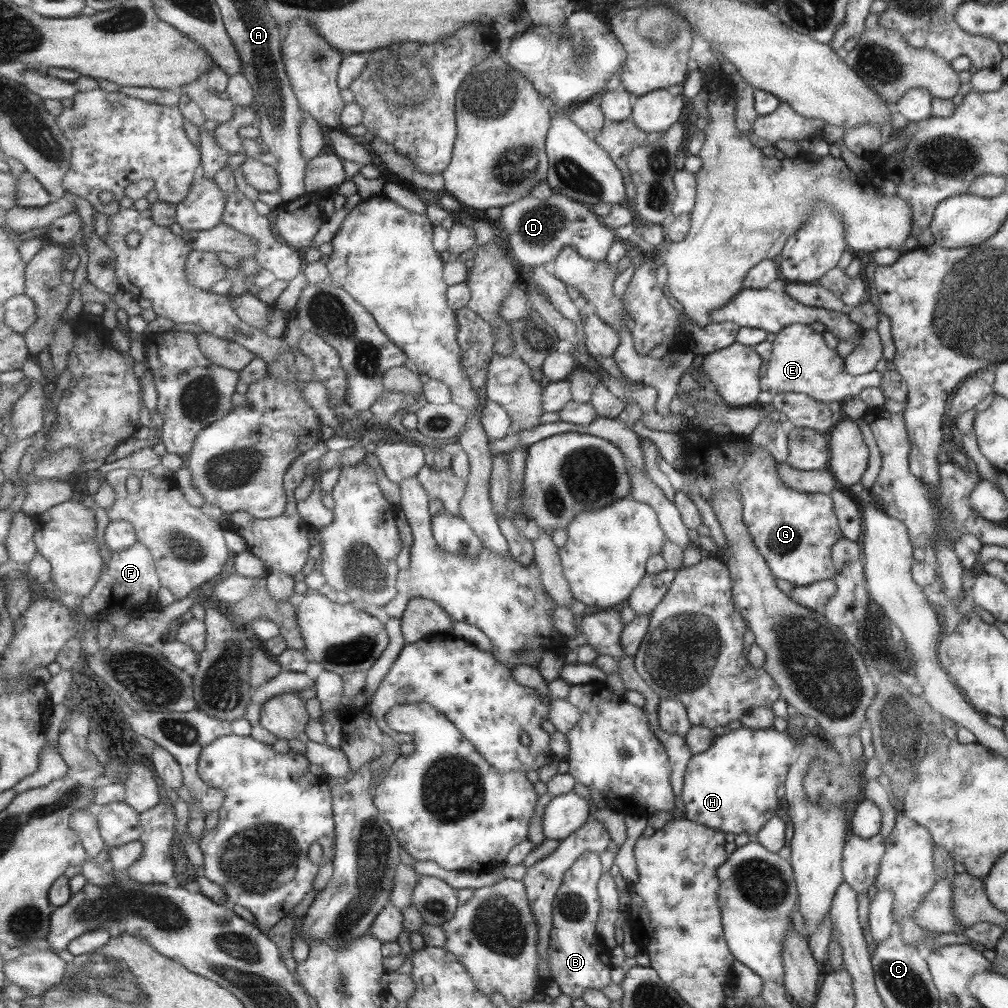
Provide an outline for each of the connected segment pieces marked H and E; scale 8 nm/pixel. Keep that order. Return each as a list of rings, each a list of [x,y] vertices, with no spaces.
[[[735,725],[718,731],[710,748],[700,754],[692,755],[688,761],[681,794],[686,807],[685,817],[708,828],[716,828],[720,832],[732,832],[735,835],[746,832],[755,839],[766,821],[777,814],[779,798],[776,790],[787,780],[795,754],[794,747],[794,739],[786,731],[778,731],[774,725],[766,729]]]
[[[794,323],[788,325],[780,332],[775,334],[773,342],[772,356],[770,356],[768,368],[764,376],[760,377],[760,386],[762,390],[768,390],[771,393],[797,392],[804,393],[812,397],[814,400],[828,403],[842,402],[844,398],[849,396],[860,395],[862,389],[874,386],[880,387],[882,384],[882,373],[877,371],[860,374],[860,376],[852,376],[846,372],[844,366],[844,358],[838,354],[838,350],[829,348],[824,342],[822,333],[818,333],[807,324]]]

